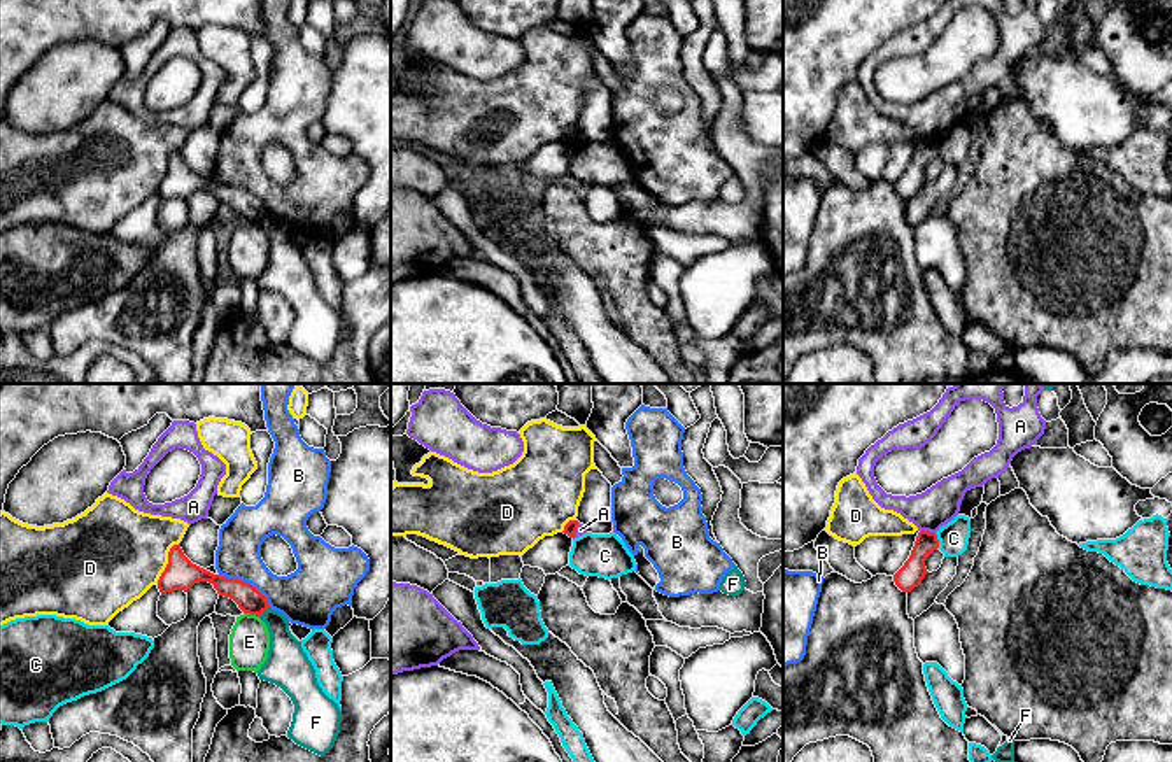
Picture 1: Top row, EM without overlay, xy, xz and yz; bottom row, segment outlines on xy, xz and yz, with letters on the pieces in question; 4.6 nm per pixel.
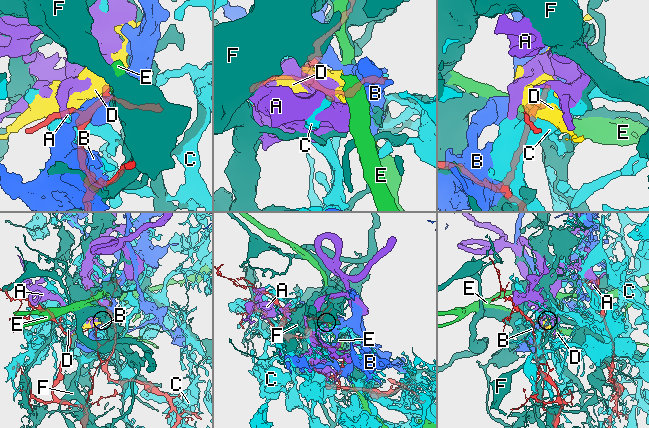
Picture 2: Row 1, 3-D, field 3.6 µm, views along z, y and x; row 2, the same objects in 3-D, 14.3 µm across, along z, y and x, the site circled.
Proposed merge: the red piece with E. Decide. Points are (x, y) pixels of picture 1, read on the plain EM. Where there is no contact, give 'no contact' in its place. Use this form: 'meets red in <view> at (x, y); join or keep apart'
meets red in xy at (251, 221); keep apart

